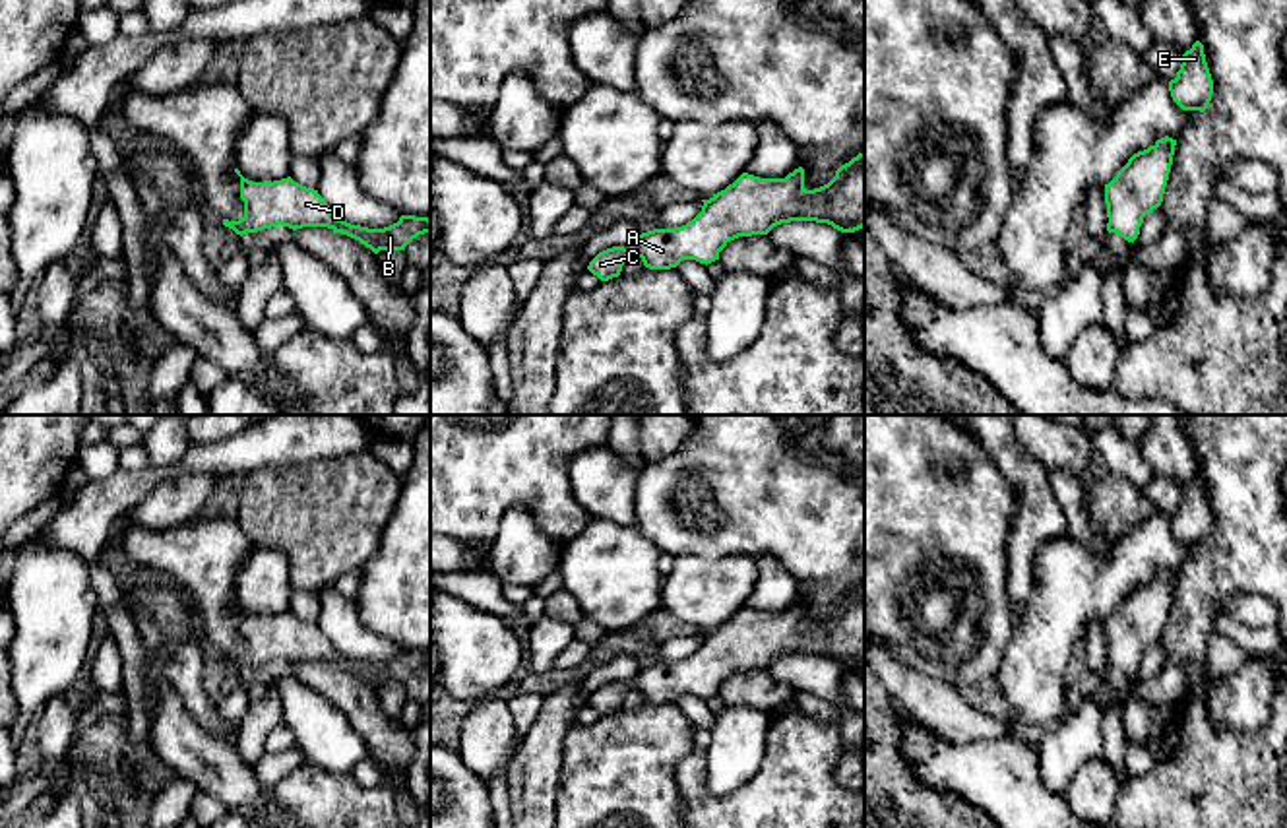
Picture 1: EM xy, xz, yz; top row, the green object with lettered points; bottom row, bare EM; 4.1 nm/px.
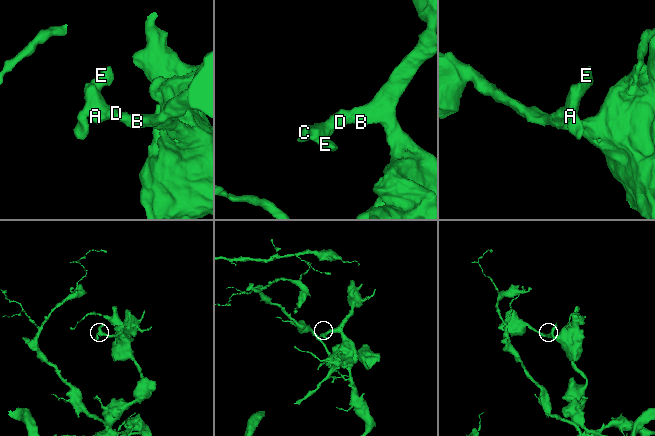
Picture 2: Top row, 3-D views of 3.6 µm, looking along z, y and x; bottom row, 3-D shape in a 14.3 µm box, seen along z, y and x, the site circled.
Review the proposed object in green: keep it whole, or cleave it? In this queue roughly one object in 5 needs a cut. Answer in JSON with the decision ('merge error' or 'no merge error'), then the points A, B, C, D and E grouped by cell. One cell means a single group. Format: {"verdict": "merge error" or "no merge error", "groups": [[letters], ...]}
{"verdict": "no merge error", "groups": [["A", "B", "C", "D", "E"]]}

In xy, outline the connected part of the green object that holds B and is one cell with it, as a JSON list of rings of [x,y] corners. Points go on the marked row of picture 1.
[[[238,169],[235,173],[240,176],[244,215],[238,221],[223,219],[223,225],[240,237],[277,225],[293,231],[302,227],[328,227],[378,254],[380,250],[405,250],[413,239],[430,233],[430,219],[415,215],[401,215],[397,223],[384,229],[351,225],[331,211],[318,190],[295,182],[291,176],[273,182],[252,182]]]

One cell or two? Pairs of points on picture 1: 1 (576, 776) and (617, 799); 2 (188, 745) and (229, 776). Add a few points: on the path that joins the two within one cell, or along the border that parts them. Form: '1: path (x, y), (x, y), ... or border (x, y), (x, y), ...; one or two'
1: path (586, 776), (594, 776), (607, 790); one
2: path (198, 755), (219, 766); one

